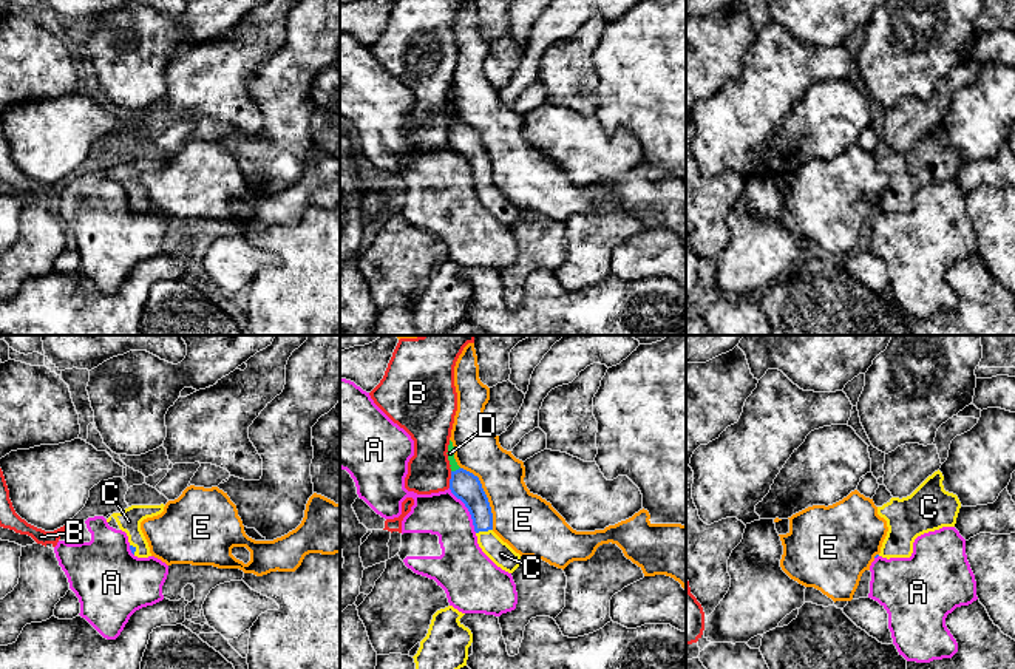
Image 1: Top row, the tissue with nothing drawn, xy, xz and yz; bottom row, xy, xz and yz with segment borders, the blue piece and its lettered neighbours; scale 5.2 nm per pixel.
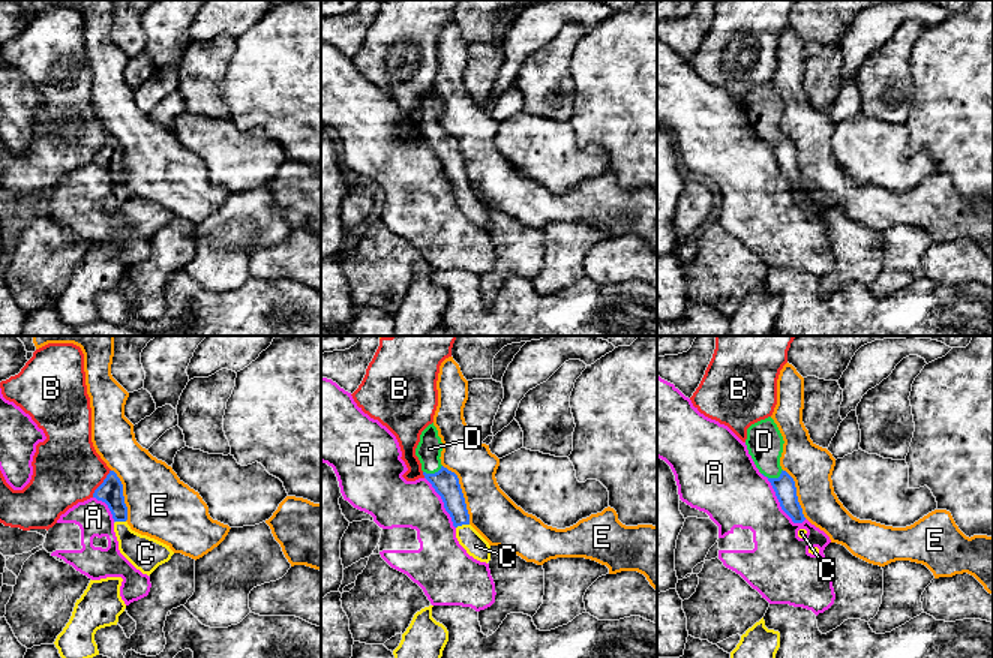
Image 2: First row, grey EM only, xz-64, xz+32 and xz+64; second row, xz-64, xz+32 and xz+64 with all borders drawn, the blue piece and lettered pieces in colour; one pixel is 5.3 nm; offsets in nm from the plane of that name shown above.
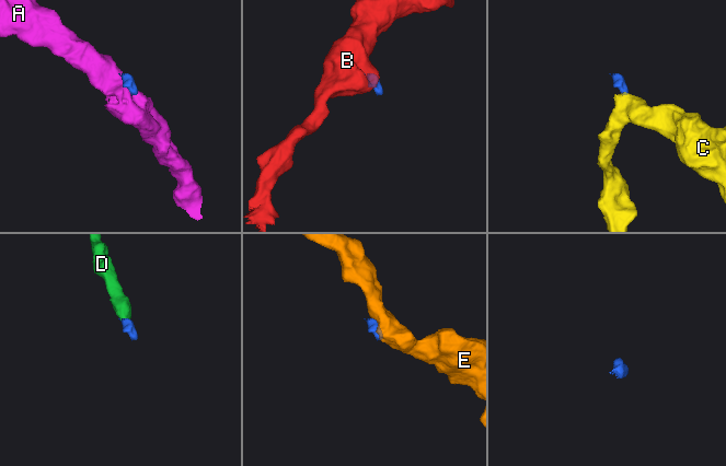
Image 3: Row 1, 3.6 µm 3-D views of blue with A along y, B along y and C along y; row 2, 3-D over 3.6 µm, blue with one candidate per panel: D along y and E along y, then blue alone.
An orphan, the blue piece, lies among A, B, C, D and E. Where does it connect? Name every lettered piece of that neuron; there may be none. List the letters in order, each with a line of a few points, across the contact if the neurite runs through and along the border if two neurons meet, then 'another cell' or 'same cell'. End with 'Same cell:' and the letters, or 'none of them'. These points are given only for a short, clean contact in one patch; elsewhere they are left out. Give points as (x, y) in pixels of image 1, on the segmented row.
A: line xz (448, 489), (467, 509), (476, 532); another cell
B: line xz (451, 472), (448, 487); another cell
C: line xz (467, 487), (479, 507), (484, 530), (487, 539), (501, 553); same cell
D: line xz (467, 487), (456, 470), (450, 453); same cell
E: line xz (461, 467), (478, 478), (490, 507), (493, 529); another cell
Same cell: C, D

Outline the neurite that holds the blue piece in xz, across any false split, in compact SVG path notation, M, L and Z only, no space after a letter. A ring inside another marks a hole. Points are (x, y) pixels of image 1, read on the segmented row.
M451 440L446 454L451 465L450 490L468 508L479 547L497 567L513 573L521 564L521 555L493 531L491 507L479 477L457 465Z

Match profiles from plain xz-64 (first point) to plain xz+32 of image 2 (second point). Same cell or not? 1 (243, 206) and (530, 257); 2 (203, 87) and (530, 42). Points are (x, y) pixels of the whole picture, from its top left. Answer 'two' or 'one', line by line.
1: two
2: two

